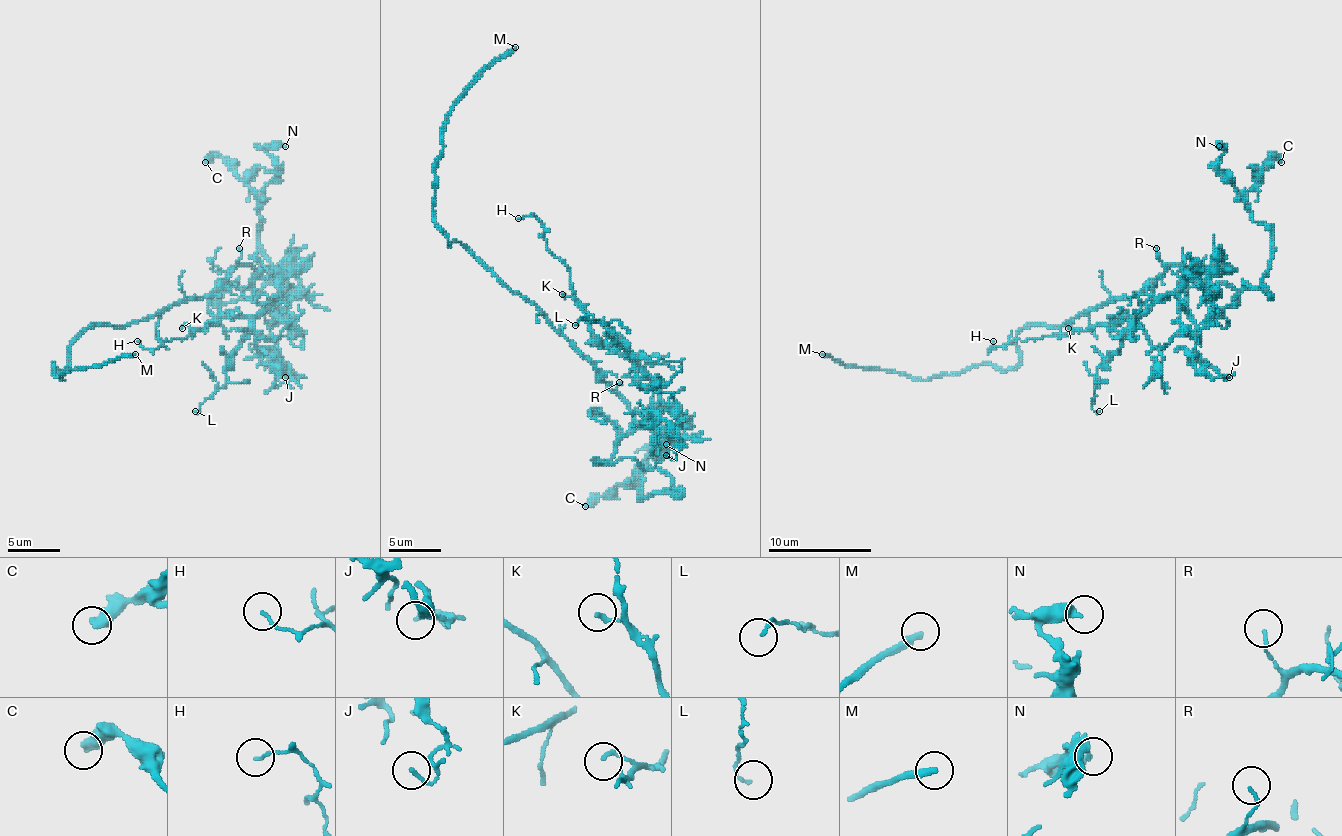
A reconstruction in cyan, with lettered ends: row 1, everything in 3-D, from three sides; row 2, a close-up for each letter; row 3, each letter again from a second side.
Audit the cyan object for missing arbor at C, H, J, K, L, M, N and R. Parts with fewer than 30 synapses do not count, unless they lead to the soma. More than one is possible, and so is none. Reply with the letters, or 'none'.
M

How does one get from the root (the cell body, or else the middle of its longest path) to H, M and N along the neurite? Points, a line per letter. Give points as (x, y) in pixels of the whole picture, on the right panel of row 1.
H: (1138, 294), (1185, 261), (1180, 284), (1141, 315), (1115, 315), (1084, 331), (1014, 338), (990, 349), (993, 341)
M: (1138, 294), (1060, 325), (1027, 325), (1009, 370), (975, 364), (913, 380), (822, 354)
N: (1138, 294), (1172, 266), (1237, 302), (1242, 281), (1263, 289), (1271, 232), (1219, 146)

